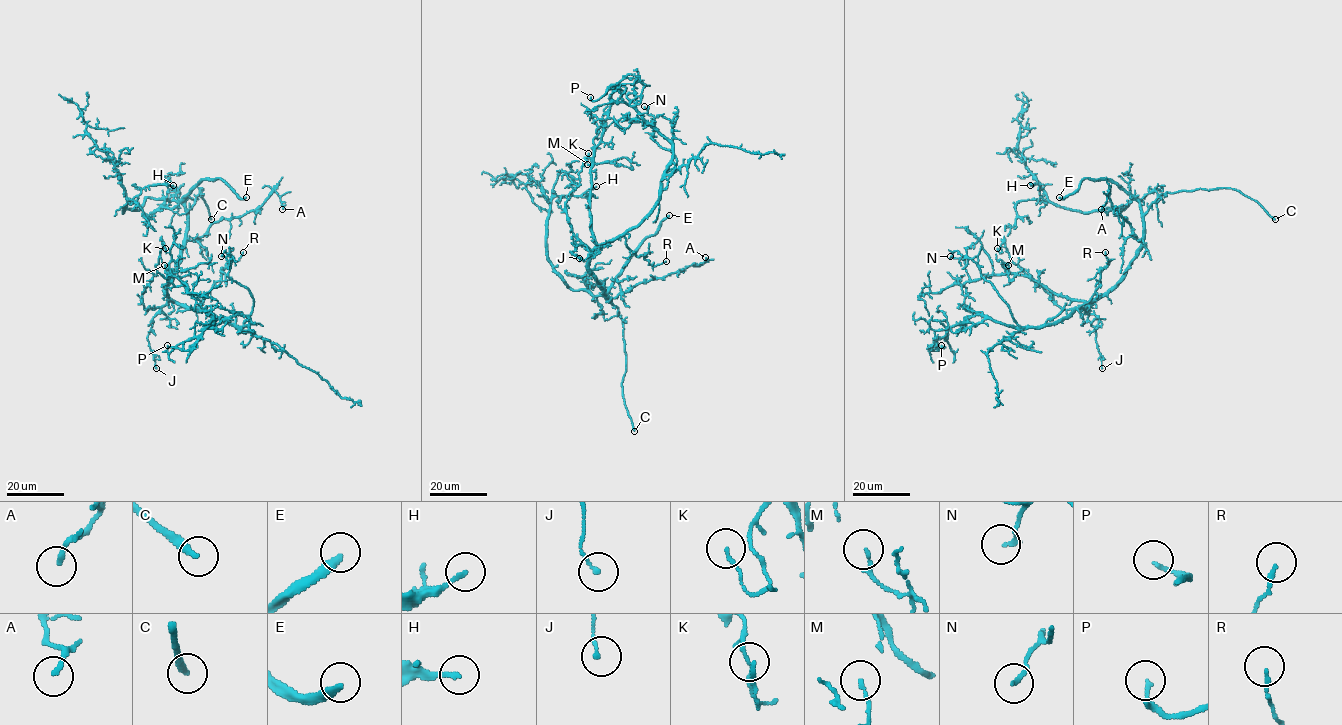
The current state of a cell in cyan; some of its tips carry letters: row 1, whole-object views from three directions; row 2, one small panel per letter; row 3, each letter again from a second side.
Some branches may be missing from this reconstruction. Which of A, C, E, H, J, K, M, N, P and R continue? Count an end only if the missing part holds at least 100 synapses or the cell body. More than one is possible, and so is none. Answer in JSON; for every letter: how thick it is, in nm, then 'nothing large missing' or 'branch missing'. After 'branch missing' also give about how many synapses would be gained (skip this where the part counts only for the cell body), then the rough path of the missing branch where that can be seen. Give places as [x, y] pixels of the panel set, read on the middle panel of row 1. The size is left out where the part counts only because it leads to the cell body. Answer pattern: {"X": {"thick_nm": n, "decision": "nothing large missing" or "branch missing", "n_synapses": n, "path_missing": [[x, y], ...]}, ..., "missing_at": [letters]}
{"A": {"thick_nm": 180, "decision": "nothing large missing"}, "C": {"thick_nm": 280, "decision": "nothing large missing"}, "E": {"thick_nm": 280, "decision": "branch missing", "n_synapses": 300, "path_missing": [[669, 215], [707, 213], [545, 120], [492, 129], [500, 125], [487, 119], [428, 169], [433, 180]]}, "H": {"thick_nm": 170, "decision": "nothing large missing"}, "J": {"thick_nm": 130, "decision": "nothing large missing"}, "K": {"thick_nm": 130, "decision": "nothing large missing"}, "M": {"thick_nm": 90, "decision": "nothing large missing"}, "N": {"thick_nm": 160, "decision": "nothing large missing"}, "P": {"thick_nm": 110, "decision": "nothing large missing"}, "R": {"thick_nm": 150, "decision": "nothing large missing"}, "missing_at": ["E"]}

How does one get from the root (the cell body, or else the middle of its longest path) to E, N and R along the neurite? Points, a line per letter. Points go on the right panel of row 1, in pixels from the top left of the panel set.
E: (1137, 255), (1143, 231), (1140, 203), (1115, 183), (1084, 178), (1076, 191), (1063, 198), (1059, 197)
N: (1137, 255), (1108, 291), (1040, 326), (1020, 326), (979, 267), (957, 251), (950, 256)
R: (1137, 255), (1127, 273), (1114, 286), (1086, 307), (1081, 307), (1100, 283), (1100, 272), (1110, 260), (1105, 252)

